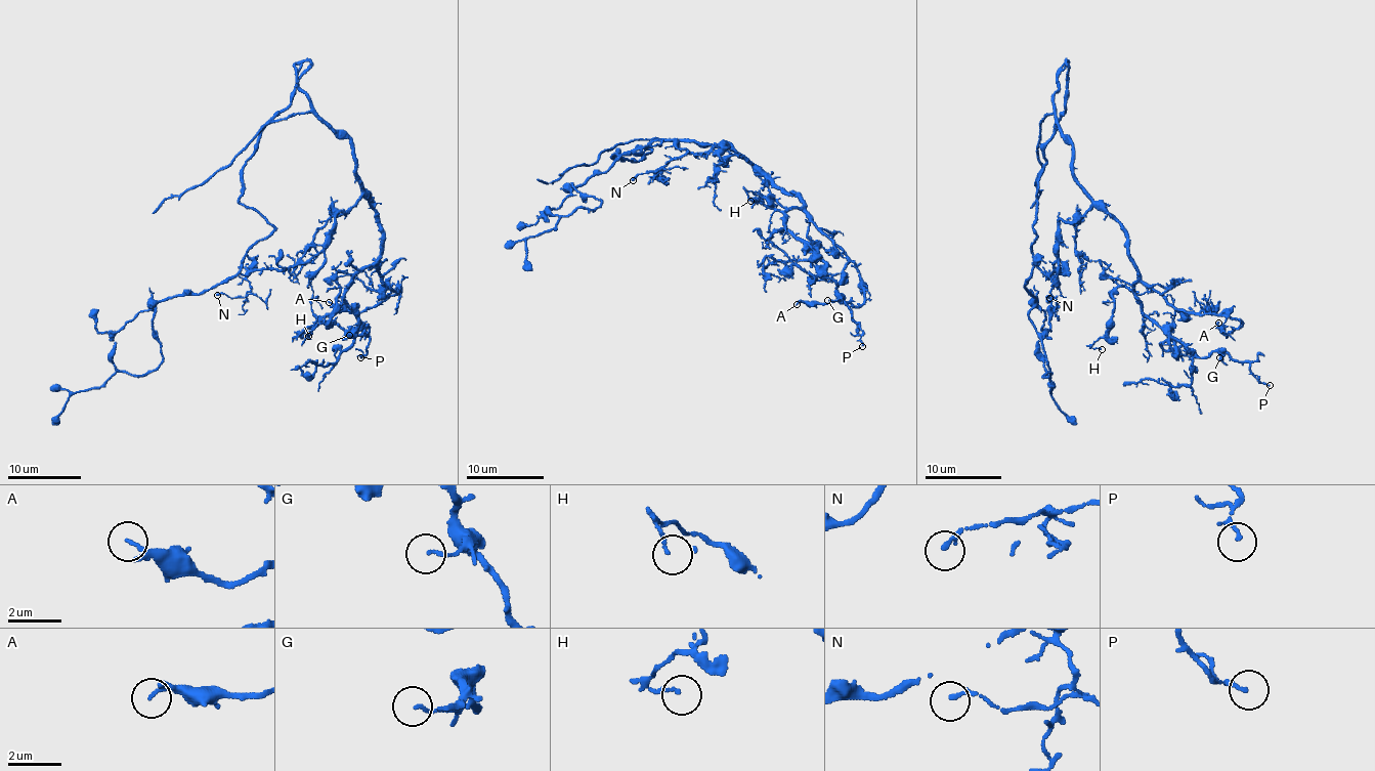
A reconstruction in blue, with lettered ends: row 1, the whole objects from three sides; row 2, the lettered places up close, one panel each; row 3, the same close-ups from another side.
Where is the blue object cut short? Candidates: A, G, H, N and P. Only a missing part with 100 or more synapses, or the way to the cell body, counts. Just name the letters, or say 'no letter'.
no letter

